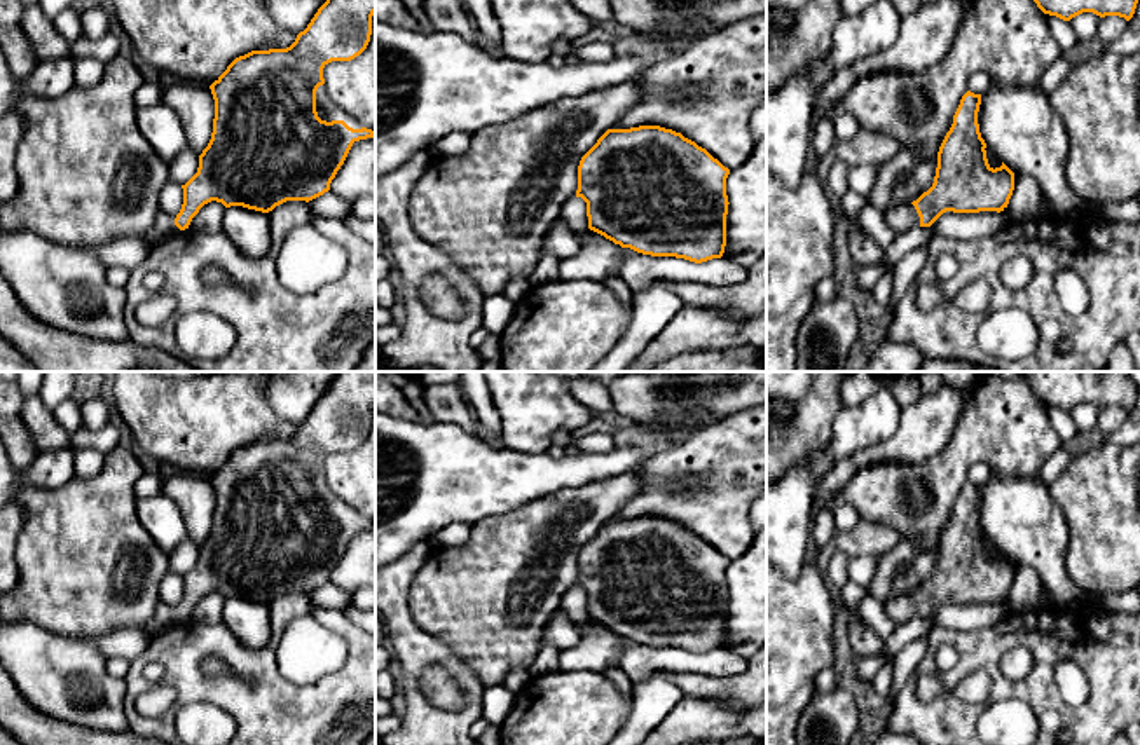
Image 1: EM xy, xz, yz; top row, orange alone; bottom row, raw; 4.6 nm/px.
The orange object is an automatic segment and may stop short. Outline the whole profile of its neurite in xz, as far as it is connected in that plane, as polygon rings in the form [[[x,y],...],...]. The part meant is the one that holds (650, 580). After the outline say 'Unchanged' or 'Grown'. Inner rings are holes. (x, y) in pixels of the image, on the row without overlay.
[[[608,520],[580,551],[576,588],[587,593],[588,619],[615,635],[702,654],[725,644],[728,565],[705,539],[672,520]]]. Unchanged

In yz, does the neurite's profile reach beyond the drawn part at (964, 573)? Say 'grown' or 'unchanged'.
grown

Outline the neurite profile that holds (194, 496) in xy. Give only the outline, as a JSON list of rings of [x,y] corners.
[[[166,469],[161,494],[180,509],[187,536],[201,546],[213,523],[215,490],[208,476],[189,471]]]

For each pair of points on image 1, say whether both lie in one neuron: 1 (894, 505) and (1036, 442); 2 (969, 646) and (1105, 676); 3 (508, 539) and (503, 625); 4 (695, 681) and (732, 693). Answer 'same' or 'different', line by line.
1: same
2: same
3: same
4: same

